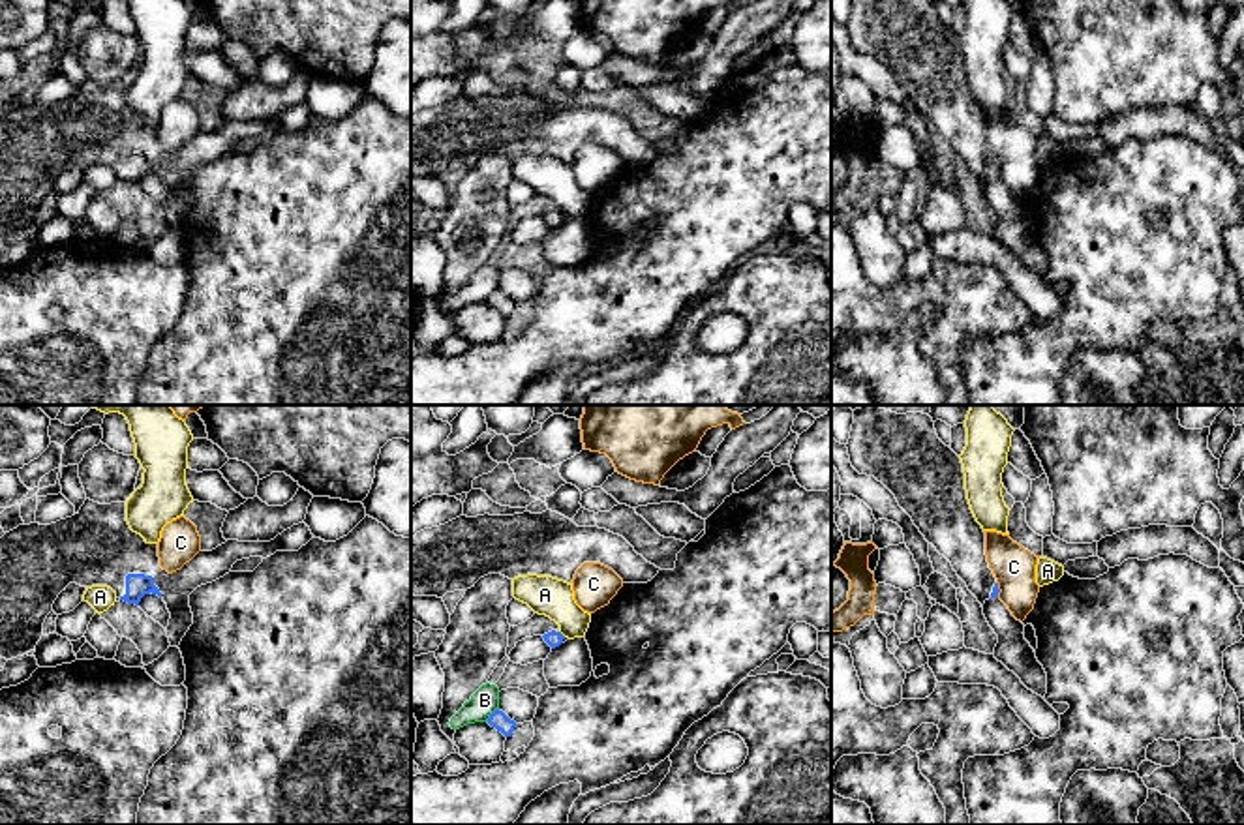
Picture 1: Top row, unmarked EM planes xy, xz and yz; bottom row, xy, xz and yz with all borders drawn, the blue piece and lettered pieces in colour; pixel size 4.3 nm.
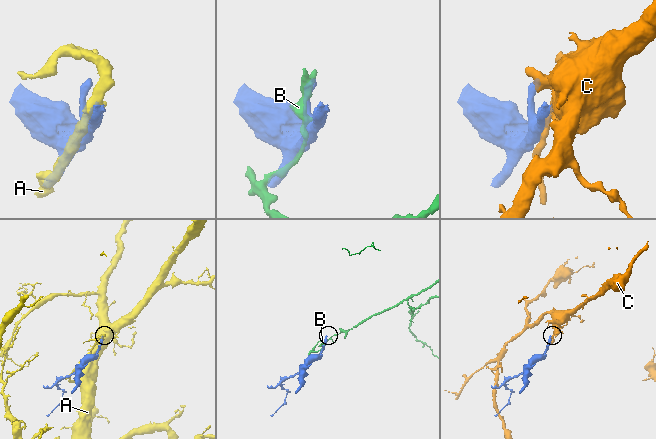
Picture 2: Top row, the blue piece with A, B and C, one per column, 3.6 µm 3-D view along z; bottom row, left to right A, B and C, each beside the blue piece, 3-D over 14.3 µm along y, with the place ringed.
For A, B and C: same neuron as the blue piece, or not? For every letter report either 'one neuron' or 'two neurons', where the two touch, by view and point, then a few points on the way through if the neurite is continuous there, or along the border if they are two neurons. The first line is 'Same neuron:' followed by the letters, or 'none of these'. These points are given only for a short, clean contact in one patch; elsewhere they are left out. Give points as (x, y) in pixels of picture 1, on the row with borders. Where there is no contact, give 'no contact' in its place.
Same neuron: none of these
A: two neurons; meets blue in xz at (561, 634)
B: two neurons; meets blue in xz at (490, 715)
C: two neurons; meets blue in yz at (999, 589); border along yz (997, 582), (999, 597)

